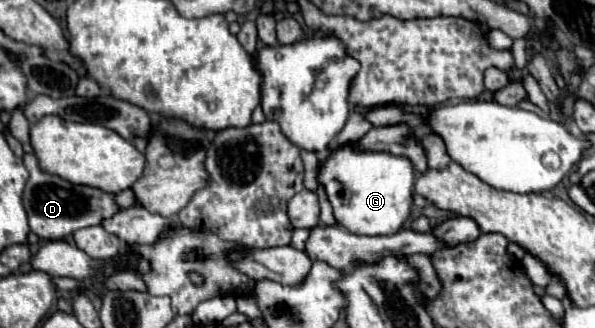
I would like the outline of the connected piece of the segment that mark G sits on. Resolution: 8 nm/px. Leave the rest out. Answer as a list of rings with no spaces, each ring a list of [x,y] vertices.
[[[352,143],[330,147],[328,157],[320,163],[318,183],[326,189],[328,201],[332,203],[334,217],[338,225],[356,235],[392,235],[402,229],[410,217],[410,207],[414,207],[414,181],[418,173],[410,159],[392,155],[388,151],[360,151]]]

